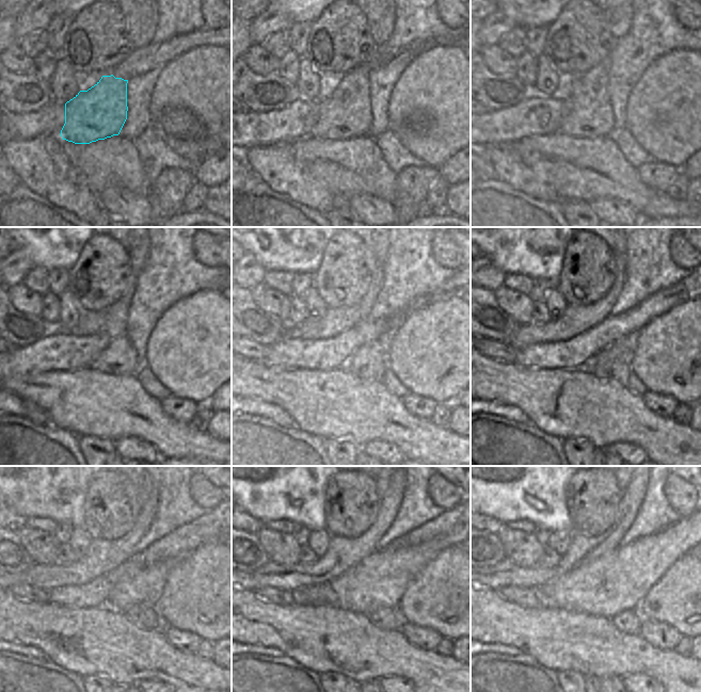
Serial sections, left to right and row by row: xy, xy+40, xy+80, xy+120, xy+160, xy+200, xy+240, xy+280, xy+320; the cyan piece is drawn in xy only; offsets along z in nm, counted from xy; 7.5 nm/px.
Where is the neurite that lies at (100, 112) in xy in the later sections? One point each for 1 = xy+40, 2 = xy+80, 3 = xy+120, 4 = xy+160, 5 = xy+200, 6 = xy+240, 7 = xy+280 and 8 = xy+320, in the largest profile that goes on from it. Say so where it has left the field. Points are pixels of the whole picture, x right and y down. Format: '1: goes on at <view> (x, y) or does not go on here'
1: goes on at xy+40 (345, 113)
2: goes on at xy+80 (589, 114)
3: goes on at xy+120 (120, 357)
4: goes on at xy+160 (369, 361)
5: goes on at xy+200 (603, 365)
6: goes on at xy+240 (144, 616)
7: goes on at xy+280 (384, 617)
8: goes on at xy+320 (630, 622)

